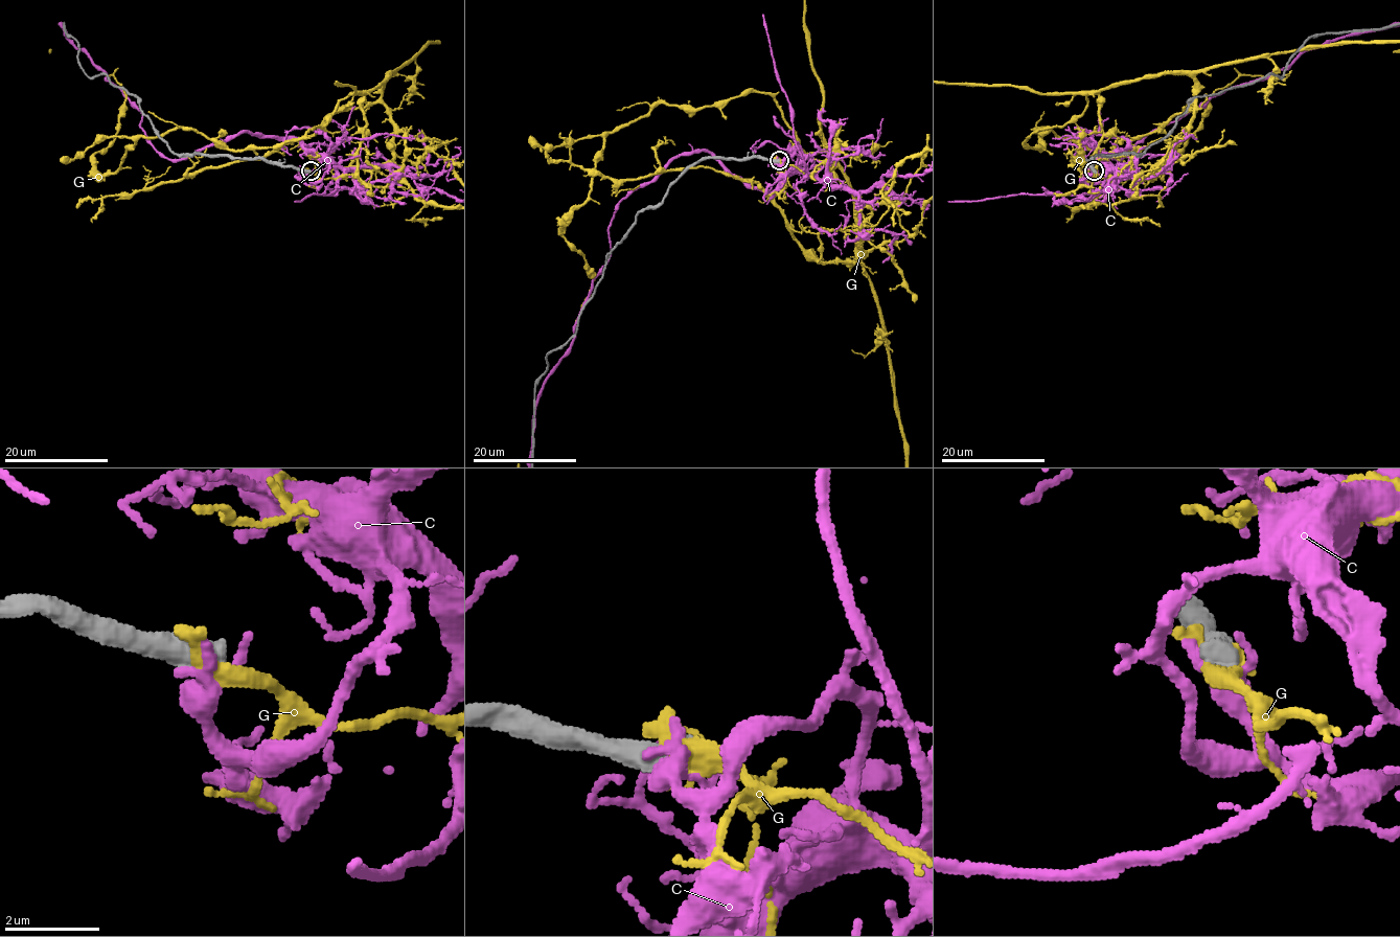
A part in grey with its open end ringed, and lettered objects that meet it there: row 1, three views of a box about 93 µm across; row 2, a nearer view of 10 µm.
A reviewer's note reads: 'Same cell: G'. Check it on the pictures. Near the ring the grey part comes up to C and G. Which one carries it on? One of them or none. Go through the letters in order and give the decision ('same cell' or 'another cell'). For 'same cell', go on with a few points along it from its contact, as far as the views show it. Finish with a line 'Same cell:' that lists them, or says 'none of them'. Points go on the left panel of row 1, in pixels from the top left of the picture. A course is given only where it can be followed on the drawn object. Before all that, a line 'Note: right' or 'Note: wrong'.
Note: wrong
C: another cell
G: another cell
Same cell: none of them

